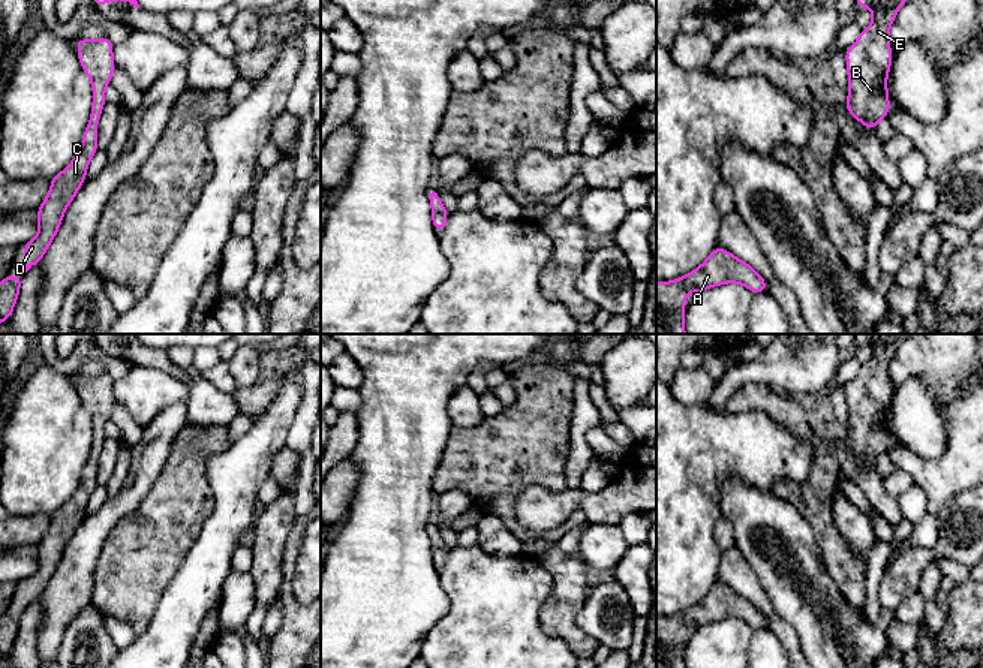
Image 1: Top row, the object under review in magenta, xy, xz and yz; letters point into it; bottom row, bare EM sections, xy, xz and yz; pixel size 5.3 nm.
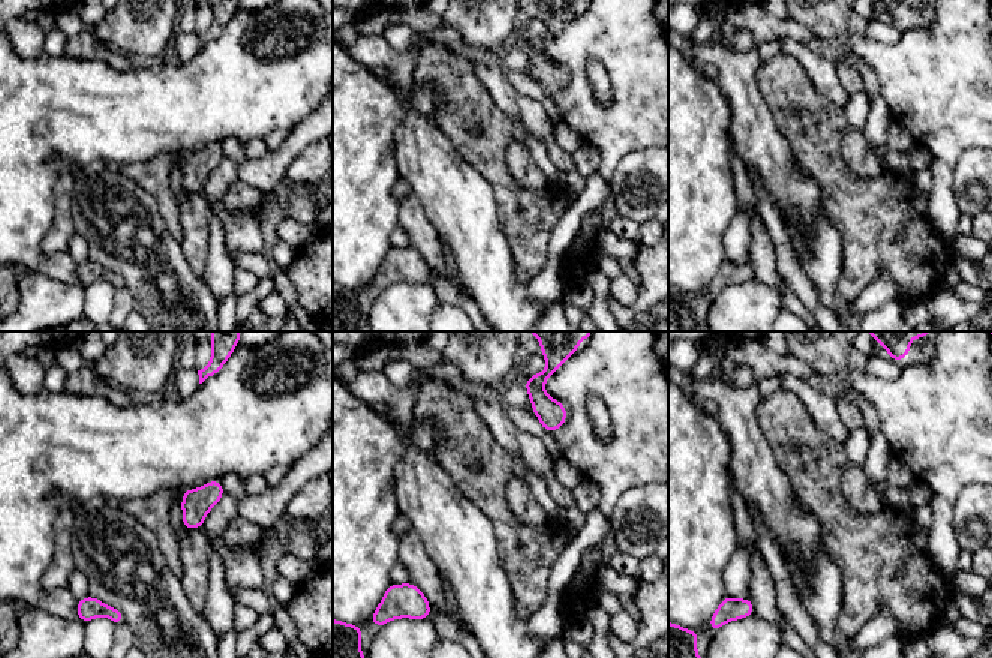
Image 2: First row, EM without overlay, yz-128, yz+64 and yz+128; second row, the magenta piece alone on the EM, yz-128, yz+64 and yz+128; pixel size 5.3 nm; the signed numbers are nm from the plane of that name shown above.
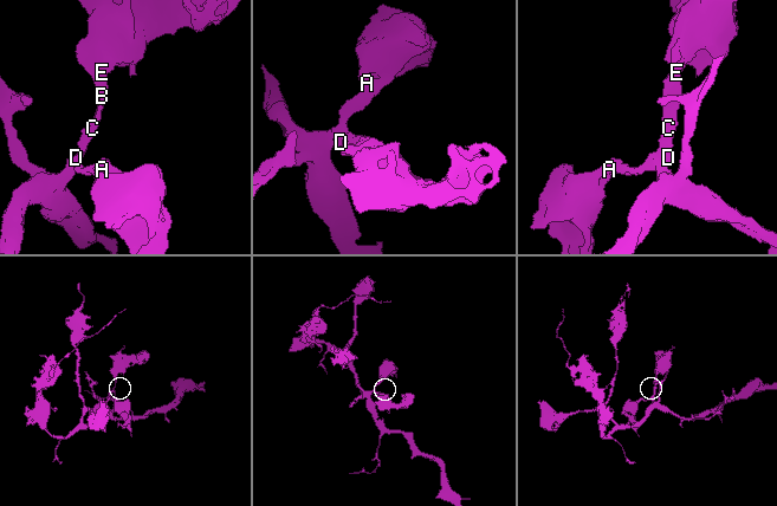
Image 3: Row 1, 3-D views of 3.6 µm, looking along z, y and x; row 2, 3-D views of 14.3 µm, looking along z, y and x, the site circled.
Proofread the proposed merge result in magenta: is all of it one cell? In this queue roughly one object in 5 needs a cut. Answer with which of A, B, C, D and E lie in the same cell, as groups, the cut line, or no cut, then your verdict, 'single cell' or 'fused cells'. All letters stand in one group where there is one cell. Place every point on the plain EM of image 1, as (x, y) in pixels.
A B C D E; no cut; single cell

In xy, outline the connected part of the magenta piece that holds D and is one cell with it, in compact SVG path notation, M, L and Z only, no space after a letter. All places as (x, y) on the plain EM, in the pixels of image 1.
M108 371L99 376L85 376L75 373L78 380L78 394L82 406L88 410L93 422L91 449L81 482L75 494L54 514L49 515L51 524L37 542L39 569L28 578L24 578L24 601L25 608L40 598L52 578L61 560L66 544L85 518L85 508L94 488L97 487L97 460L103 446L105 424L112 415L115 395L112 392L112 377Z

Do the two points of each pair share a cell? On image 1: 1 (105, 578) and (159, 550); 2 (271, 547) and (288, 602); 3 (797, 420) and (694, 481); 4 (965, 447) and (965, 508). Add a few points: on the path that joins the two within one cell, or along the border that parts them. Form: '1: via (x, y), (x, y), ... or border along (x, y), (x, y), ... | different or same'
1: via (119, 578), (146, 554) | same
2: border along (285, 544), (280, 590), (276, 599) | different
3: border along (752, 411), (767, 414), (806, 439), (812, 448) | different
4: border along (967, 489), (956, 493), (938, 512) | different

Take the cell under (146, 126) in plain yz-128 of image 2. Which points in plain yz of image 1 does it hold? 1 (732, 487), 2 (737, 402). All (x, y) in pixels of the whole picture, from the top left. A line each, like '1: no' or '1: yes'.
1: no
2: no

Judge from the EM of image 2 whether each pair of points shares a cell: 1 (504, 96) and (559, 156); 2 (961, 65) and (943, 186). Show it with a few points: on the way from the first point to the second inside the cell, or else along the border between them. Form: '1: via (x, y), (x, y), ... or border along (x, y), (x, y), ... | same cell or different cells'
1: via (520, 108), (549, 140) | same cell
2: via (950, 95), (944, 156) | same cell

